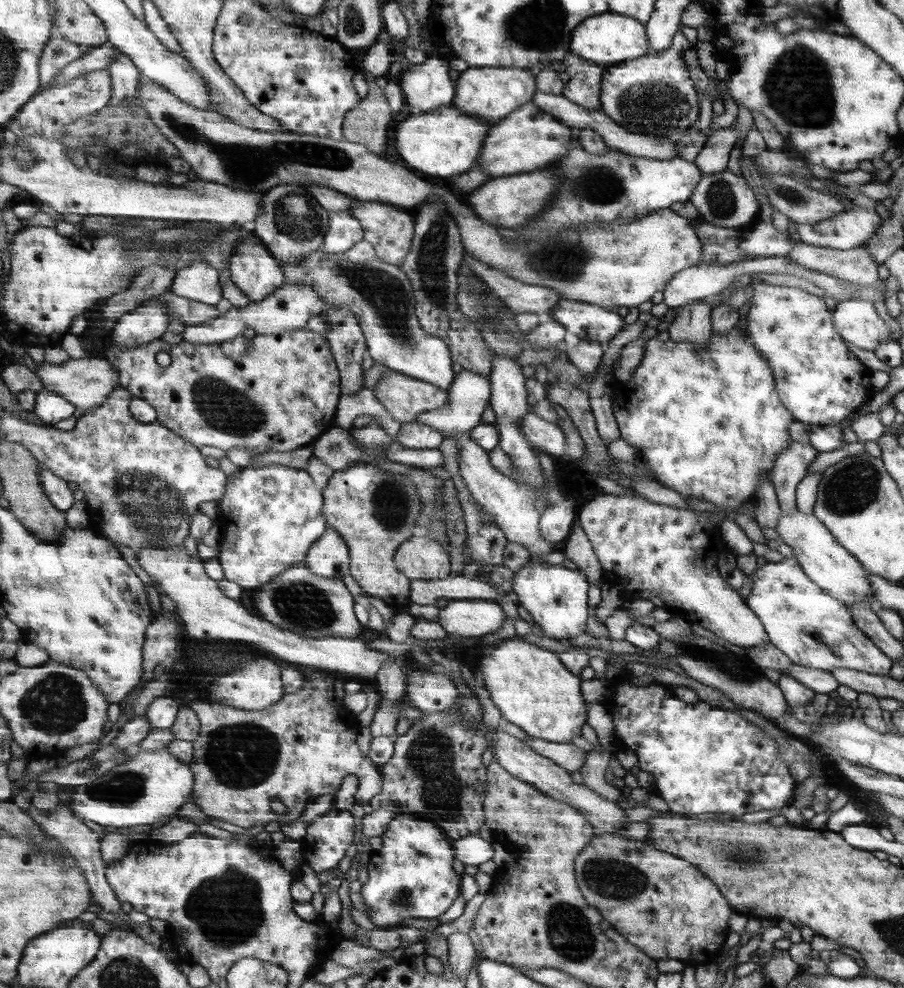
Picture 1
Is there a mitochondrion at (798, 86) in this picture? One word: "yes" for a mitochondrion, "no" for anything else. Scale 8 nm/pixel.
yes

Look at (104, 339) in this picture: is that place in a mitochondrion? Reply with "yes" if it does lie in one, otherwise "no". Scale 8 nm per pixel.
no

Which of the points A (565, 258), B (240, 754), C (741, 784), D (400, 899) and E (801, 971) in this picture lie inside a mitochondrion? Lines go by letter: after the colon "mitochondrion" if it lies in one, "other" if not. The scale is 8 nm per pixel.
A: mitochondrion
B: mitochondrion
C: other
D: mitochondrion
E: other

